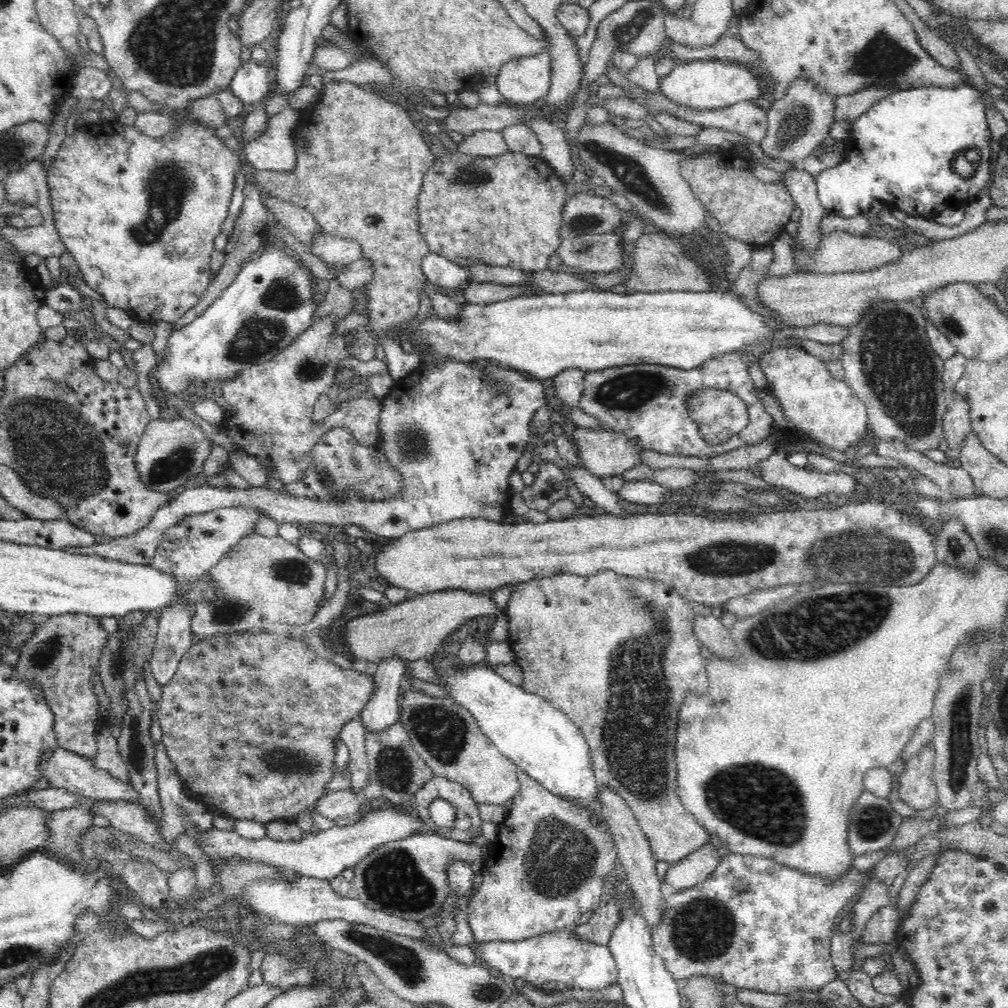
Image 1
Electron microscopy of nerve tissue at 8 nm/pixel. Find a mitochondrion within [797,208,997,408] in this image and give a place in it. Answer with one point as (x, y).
(948, 324)

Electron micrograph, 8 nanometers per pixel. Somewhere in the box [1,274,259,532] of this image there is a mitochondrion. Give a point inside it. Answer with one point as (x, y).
(72, 470)

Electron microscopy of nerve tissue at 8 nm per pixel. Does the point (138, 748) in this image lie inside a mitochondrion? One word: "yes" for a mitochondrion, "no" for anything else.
yes

